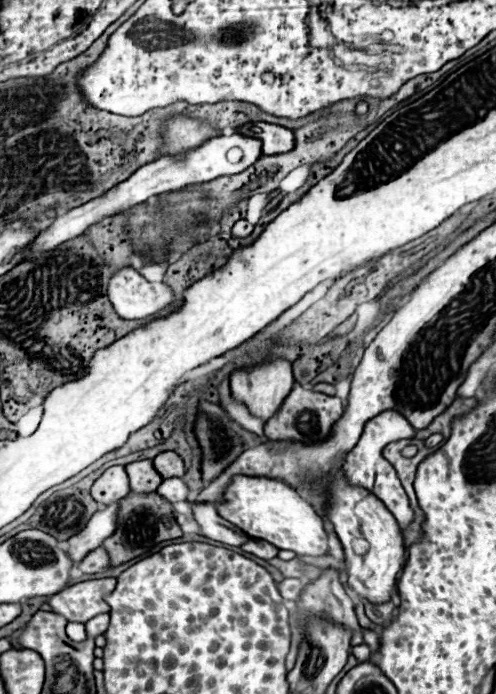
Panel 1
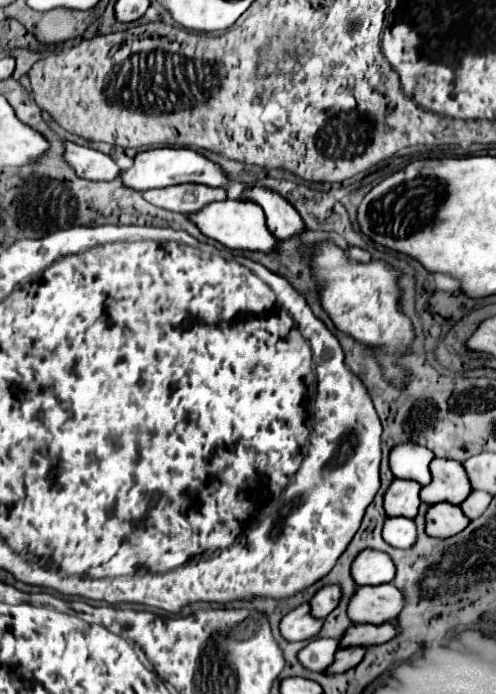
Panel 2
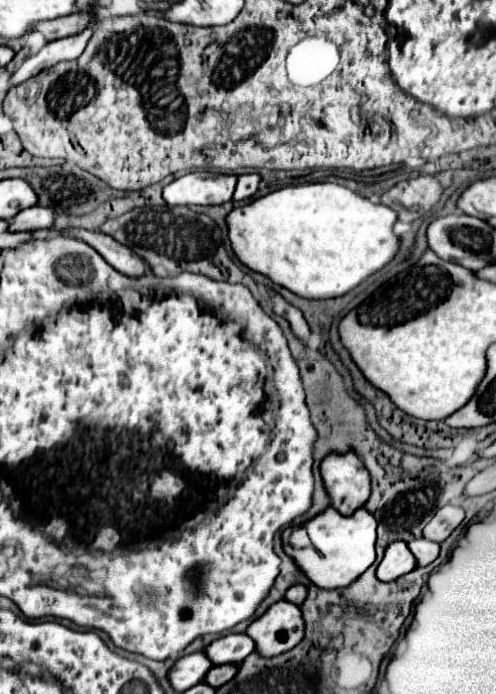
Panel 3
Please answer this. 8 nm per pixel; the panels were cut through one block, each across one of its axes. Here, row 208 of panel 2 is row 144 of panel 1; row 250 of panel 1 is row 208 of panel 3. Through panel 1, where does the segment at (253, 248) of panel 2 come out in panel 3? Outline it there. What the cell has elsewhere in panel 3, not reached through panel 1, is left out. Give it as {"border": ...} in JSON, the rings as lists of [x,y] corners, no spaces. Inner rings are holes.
{"border":[[[32,206],[32,208],[24,208],[12,218],[8,232],[36,232],[50,228],[52,222],[54,222],[54,214],[50,208]]]}

